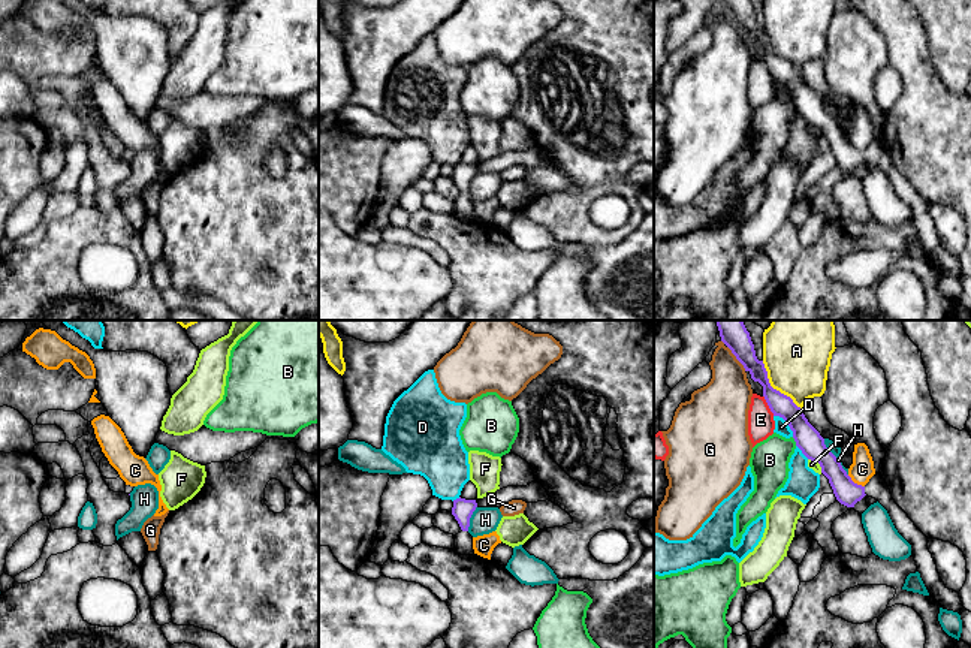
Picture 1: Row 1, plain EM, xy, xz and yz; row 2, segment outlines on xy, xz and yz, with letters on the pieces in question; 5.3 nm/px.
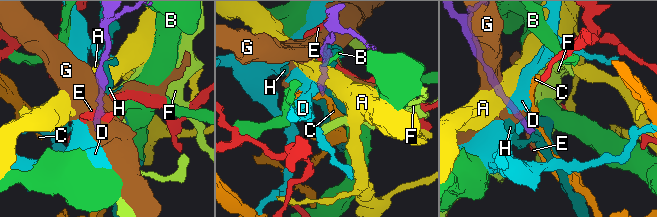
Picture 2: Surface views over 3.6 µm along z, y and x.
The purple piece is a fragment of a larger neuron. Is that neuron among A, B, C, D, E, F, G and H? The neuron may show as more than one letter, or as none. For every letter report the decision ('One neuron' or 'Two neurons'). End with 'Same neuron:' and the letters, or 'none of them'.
A: Two neurons
B: Two neurons
C: Two neurons
D: Two neurons
E: Two neurons
F: Two neurons
G: Two neurons
H: Two neurons
Same neuron: none of them

